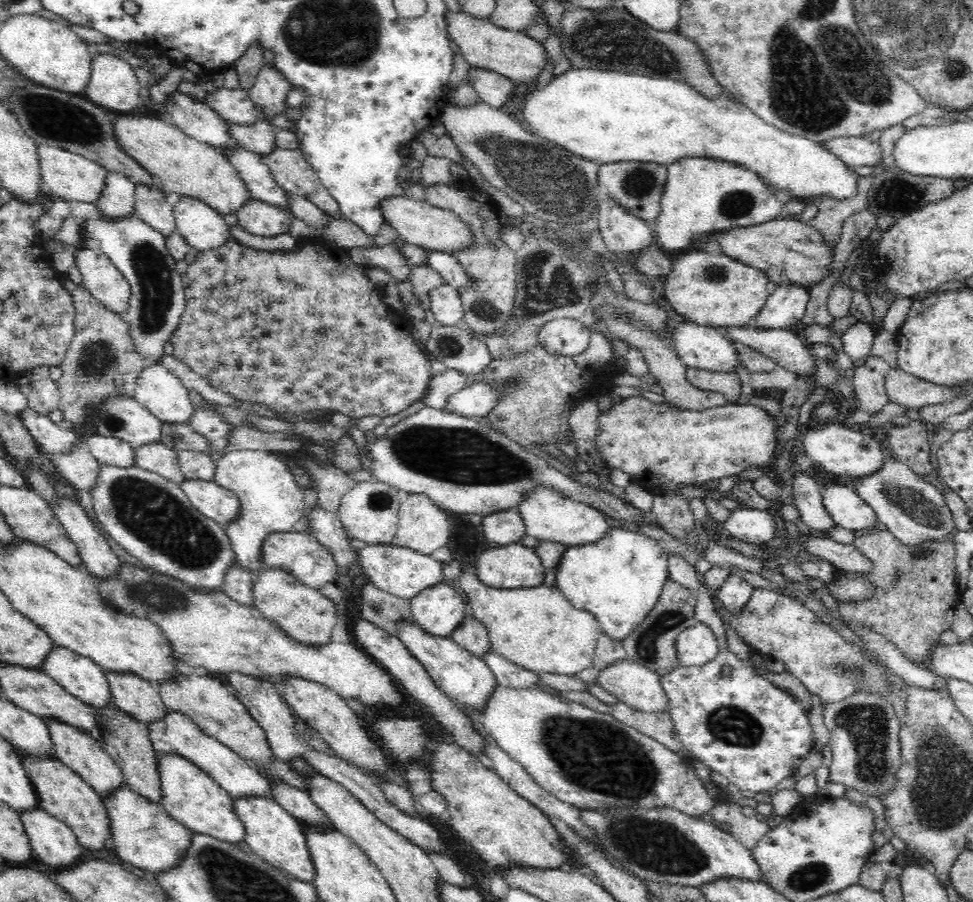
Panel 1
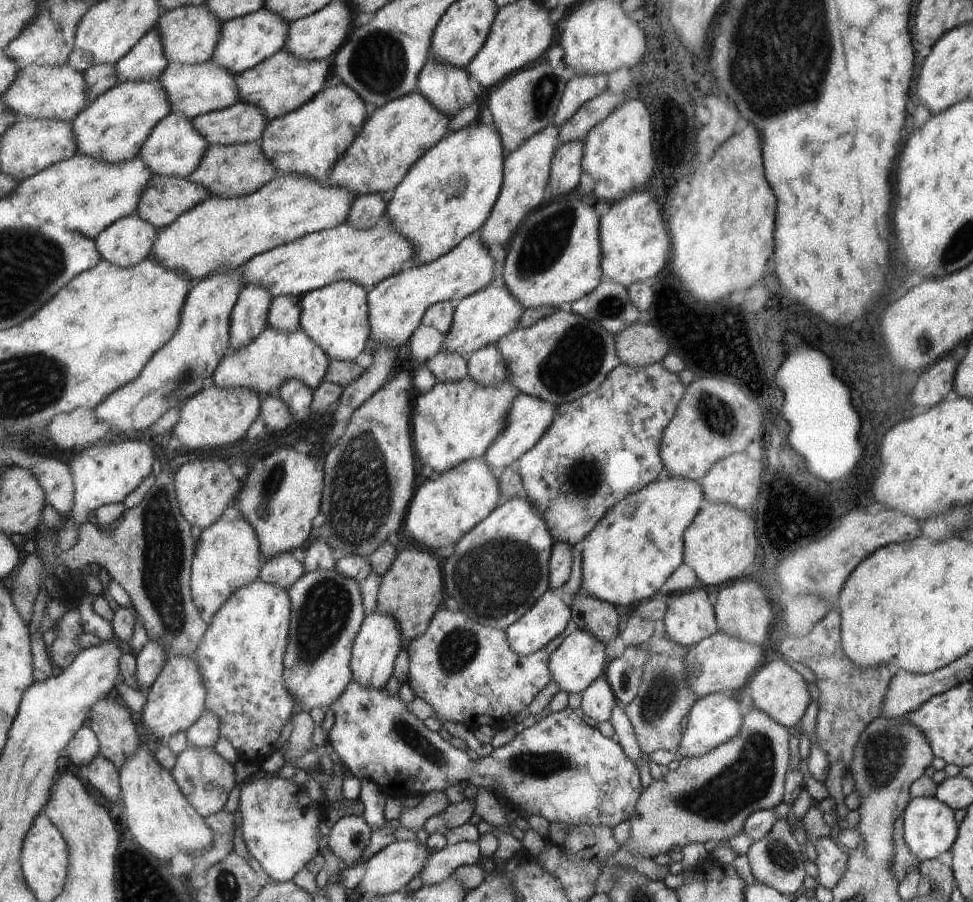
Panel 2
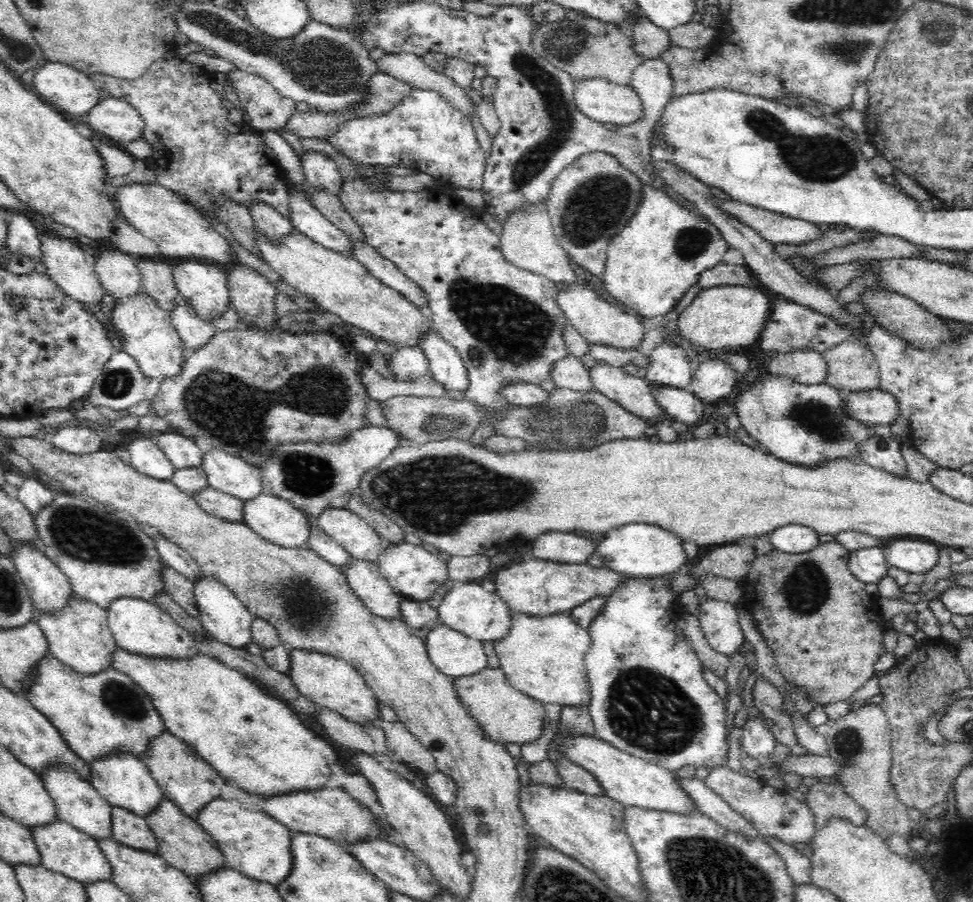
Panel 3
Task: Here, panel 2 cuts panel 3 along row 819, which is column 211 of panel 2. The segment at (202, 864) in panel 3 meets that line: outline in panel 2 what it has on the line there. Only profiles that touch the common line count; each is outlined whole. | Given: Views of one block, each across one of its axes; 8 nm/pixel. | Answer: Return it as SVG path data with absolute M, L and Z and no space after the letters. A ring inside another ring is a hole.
M256 141L228 146L209 146L202 154L200 164L188 178L190 182L204 186L211 195L218 198L238 198L238 196L254 194L276 176L278 176L276 168L270 162L266 162L266 156L262 154L260 148L260 141Z

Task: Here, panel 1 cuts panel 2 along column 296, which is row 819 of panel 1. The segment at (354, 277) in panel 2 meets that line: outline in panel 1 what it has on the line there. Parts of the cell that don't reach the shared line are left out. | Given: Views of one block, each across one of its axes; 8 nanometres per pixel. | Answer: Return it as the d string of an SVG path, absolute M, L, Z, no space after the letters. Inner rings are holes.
M236 797L233 807L245 826L247 845L273 867L291 877L310 883L315 875L314 863L308 850L302 823L286 812L272 797Z

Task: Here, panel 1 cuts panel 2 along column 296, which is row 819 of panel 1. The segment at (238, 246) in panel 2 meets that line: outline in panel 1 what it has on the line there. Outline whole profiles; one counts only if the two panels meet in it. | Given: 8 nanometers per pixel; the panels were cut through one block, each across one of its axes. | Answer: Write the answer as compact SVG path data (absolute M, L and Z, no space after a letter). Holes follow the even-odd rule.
M175 753L159 754L157 762L162 789L160 803L172 818L194 833L206 834L230 843L245 840L244 823L237 817L233 798L227 790L190 760Z

